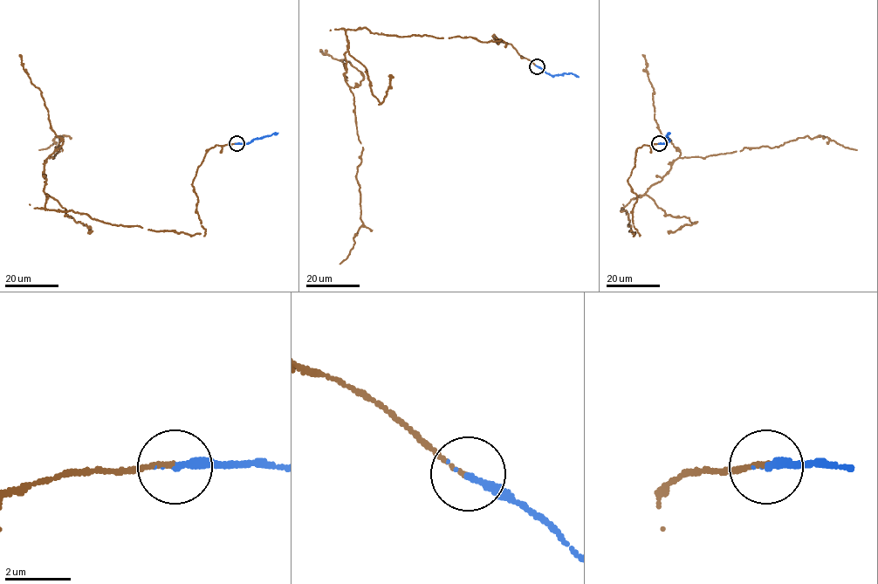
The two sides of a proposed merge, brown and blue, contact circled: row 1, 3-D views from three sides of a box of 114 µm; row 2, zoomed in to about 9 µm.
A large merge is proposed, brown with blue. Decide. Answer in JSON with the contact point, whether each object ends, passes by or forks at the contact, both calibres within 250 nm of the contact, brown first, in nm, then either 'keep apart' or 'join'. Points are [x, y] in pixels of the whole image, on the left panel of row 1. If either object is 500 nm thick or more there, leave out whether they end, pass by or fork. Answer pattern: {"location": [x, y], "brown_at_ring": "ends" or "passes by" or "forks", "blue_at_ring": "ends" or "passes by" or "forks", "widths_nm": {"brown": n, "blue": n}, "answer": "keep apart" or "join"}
{"location": [236, 143], "brown_at_ring": "ends", "blue_at_ring": "ends", "widths_nm": {"brown": 130, "blue": 240}, "answer": "join"}

